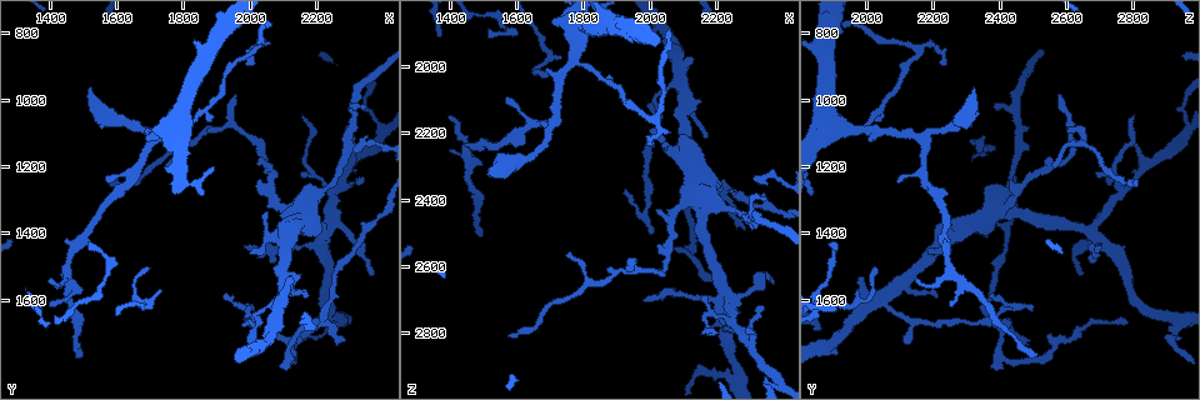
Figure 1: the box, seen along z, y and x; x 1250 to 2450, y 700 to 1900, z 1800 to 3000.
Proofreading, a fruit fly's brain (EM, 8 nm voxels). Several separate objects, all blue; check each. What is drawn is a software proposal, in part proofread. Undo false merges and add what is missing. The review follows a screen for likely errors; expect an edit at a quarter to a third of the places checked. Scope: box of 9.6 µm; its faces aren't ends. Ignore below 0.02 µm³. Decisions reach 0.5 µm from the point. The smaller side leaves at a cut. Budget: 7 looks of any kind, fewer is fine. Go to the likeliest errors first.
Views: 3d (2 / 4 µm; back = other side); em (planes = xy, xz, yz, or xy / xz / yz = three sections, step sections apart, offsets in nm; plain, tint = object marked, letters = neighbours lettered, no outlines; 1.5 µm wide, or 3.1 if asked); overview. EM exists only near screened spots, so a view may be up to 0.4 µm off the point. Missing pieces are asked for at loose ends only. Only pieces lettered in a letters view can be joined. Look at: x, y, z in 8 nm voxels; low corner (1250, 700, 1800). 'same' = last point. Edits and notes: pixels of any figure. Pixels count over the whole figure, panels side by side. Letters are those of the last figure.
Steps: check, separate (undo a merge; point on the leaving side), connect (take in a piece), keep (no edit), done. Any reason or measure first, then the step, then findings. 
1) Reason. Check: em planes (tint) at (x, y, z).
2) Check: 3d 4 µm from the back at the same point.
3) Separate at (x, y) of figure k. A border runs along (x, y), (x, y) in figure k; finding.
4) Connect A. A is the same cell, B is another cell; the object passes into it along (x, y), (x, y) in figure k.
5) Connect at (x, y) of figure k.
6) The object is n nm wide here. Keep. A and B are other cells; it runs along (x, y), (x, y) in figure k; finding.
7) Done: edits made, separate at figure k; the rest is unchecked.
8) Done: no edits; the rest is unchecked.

Free end. Check: 3d 2 µm at (2130, 1530, 1990).

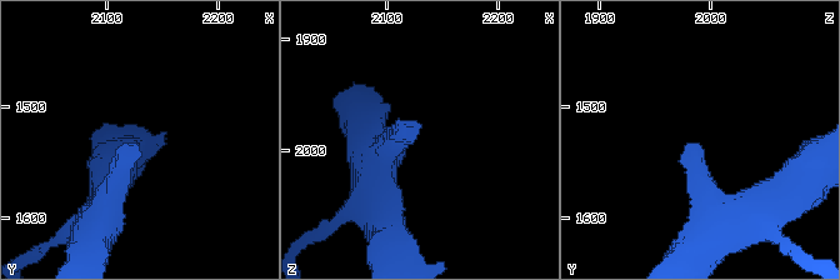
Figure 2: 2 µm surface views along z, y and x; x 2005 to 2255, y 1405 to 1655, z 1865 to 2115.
Check: em planes (letters) at (2122, 1534, 1988).

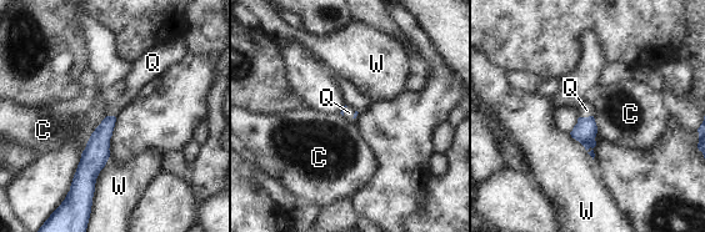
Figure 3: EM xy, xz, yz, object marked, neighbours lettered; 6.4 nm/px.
Connect Q. Q is the same cell, C and W are other cells; the object passes into it along (585, 130), (585, 117), (586, 110) in figure 3; the neuron continues.

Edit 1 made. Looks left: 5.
Redraw. Check: overview.

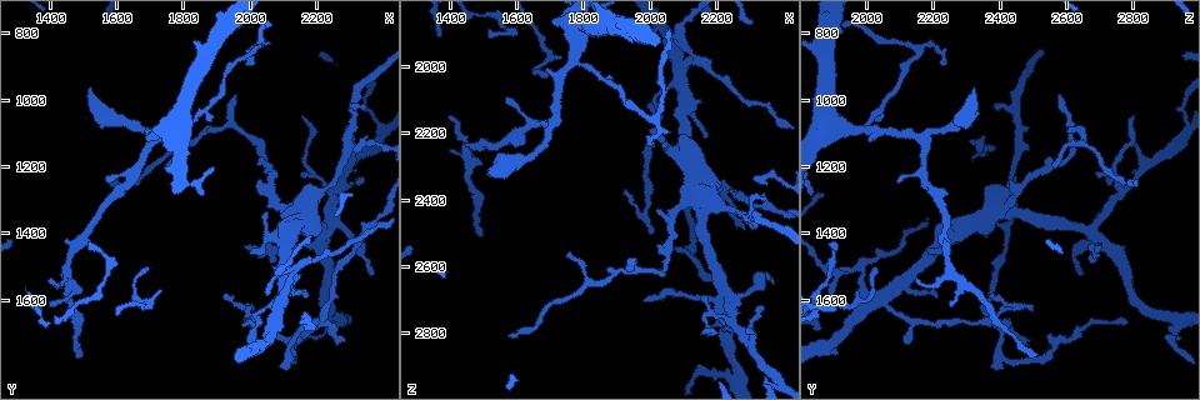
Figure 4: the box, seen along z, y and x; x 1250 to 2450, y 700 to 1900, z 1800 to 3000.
Tapers out. Check: 3d 4 µm at (1570, 1260, 2810).

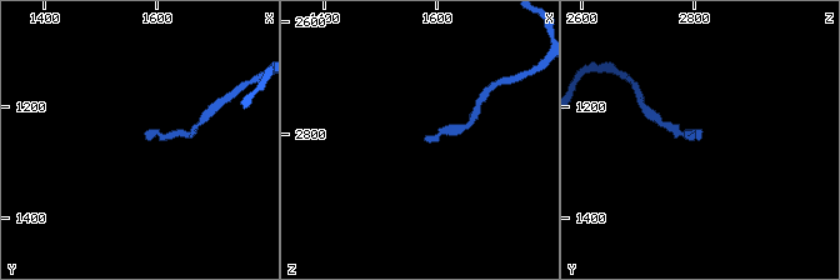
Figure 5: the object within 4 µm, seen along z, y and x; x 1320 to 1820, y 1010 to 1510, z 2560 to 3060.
Check: em xz step 8 (letters) at (1575, 1255, 2815).

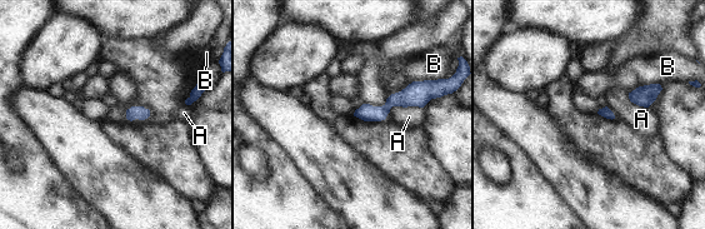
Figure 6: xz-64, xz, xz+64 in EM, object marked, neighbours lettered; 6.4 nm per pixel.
Keep. A and B are other cells; it runs along (424, 100), (358, 113) in figure 6; none of them fits.

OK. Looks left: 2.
Done: edits made, connect at figure 3; the rest is unchecked.

